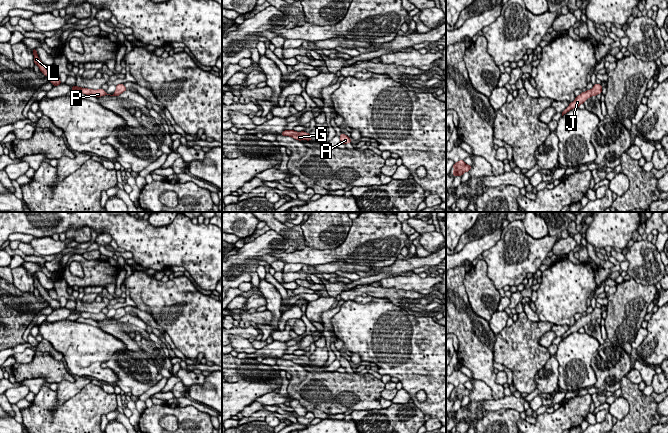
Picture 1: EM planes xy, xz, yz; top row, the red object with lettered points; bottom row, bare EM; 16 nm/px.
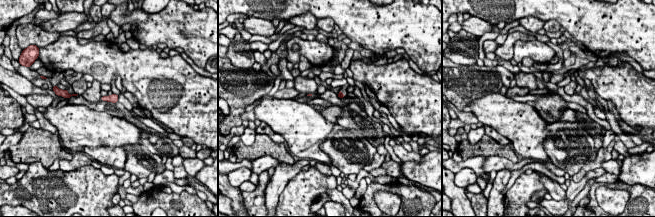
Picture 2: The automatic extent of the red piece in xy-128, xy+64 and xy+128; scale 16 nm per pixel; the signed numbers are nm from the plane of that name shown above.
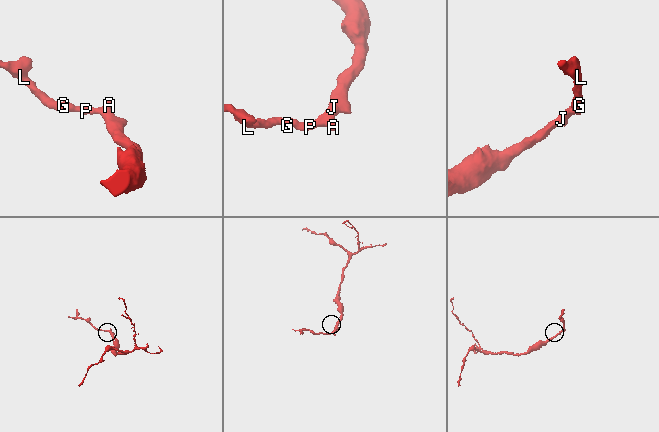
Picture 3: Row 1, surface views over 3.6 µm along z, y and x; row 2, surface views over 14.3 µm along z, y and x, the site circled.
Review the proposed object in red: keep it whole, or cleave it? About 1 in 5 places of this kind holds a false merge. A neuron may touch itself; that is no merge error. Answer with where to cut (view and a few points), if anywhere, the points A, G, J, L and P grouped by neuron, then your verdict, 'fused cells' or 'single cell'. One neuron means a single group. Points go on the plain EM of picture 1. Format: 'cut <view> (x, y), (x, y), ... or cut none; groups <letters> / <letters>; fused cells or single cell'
cut none; groups A G J L P; single cell

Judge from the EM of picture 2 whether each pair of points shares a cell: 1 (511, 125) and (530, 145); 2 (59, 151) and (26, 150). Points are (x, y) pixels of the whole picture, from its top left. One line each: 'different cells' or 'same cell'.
1: same cell
2: same cell

